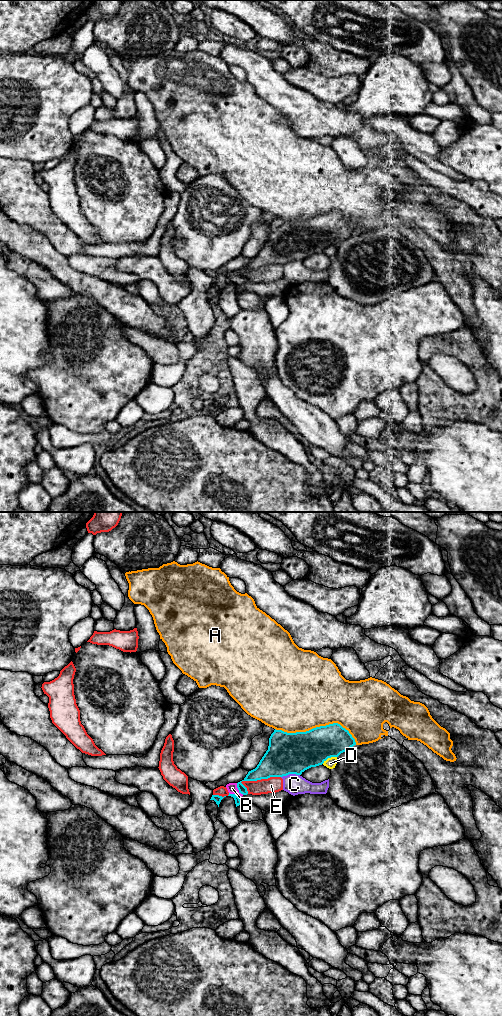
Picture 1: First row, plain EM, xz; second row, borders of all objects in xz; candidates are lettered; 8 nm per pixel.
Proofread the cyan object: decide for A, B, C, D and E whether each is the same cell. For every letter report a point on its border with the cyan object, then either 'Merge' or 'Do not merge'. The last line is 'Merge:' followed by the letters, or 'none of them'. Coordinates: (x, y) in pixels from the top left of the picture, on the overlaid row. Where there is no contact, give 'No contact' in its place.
A: Touches cyan at xz (318, 727). Do not merge
B: Touches cyan at xz (238, 789). Do not merge
C: Touches cyan at xz (290, 773). Do not merge
D: Touches cyan at xz (329, 757). Do not merge
E: Touches cyan at xz (260, 779). Do not merge
Merge: none of them

